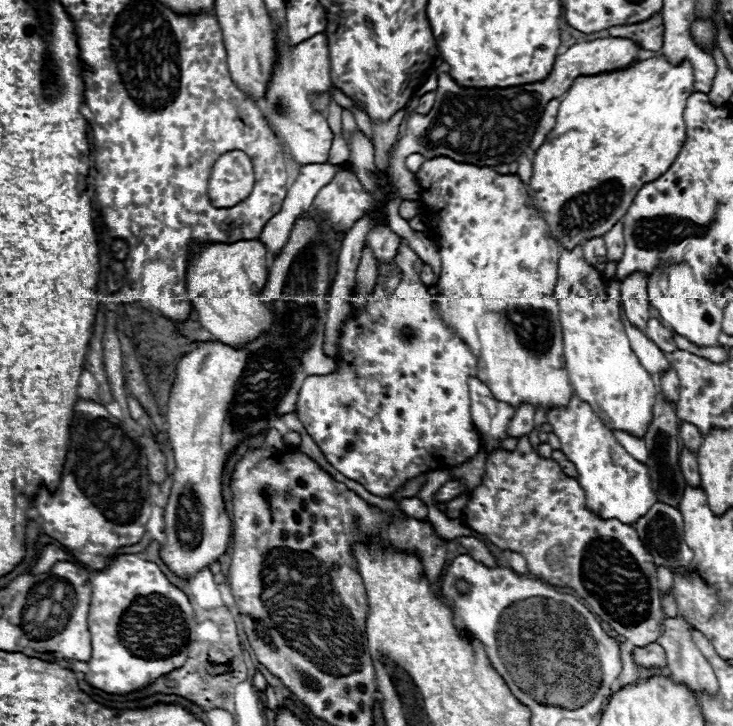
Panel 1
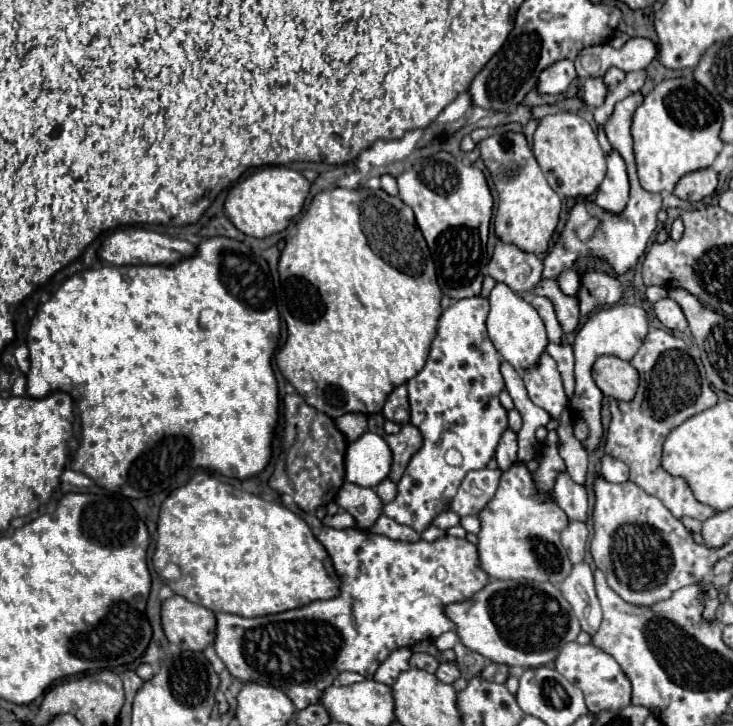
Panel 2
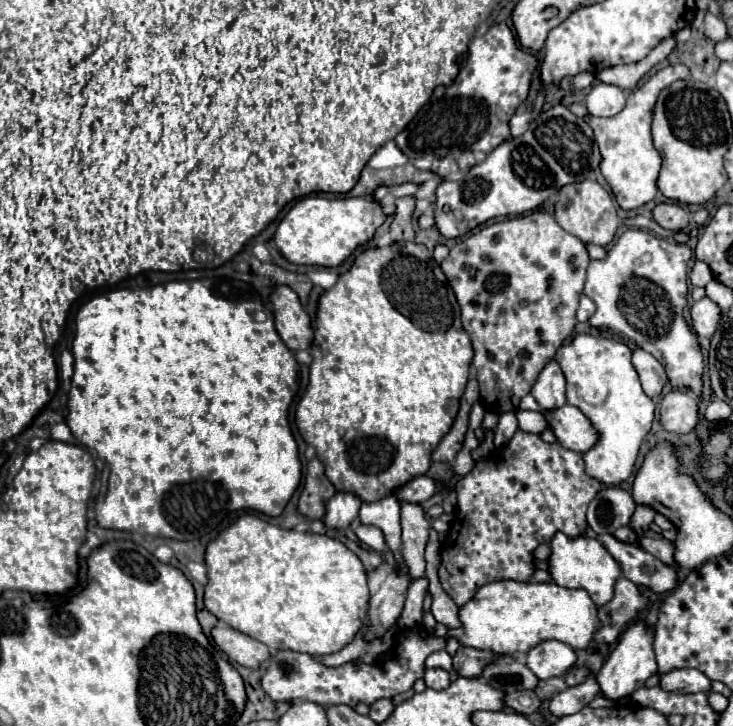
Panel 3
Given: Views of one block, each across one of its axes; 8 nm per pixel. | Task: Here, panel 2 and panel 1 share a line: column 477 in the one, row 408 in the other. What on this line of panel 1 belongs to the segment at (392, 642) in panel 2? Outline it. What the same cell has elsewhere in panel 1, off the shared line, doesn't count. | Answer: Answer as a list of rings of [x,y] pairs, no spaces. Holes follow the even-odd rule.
[[[572,394],[568,406],[548,408],[546,420],[552,424],[552,432],[560,438],[560,450],[578,470],[578,482],[586,490],[590,510],[600,514],[604,520],[616,518],[624,524],[634,524],[650,510],[652,504],[658,502],[652,490],[648,466],[634,460],[614,438],[614,432],[596,418],[592,406],[576,398],[576,394]]]

